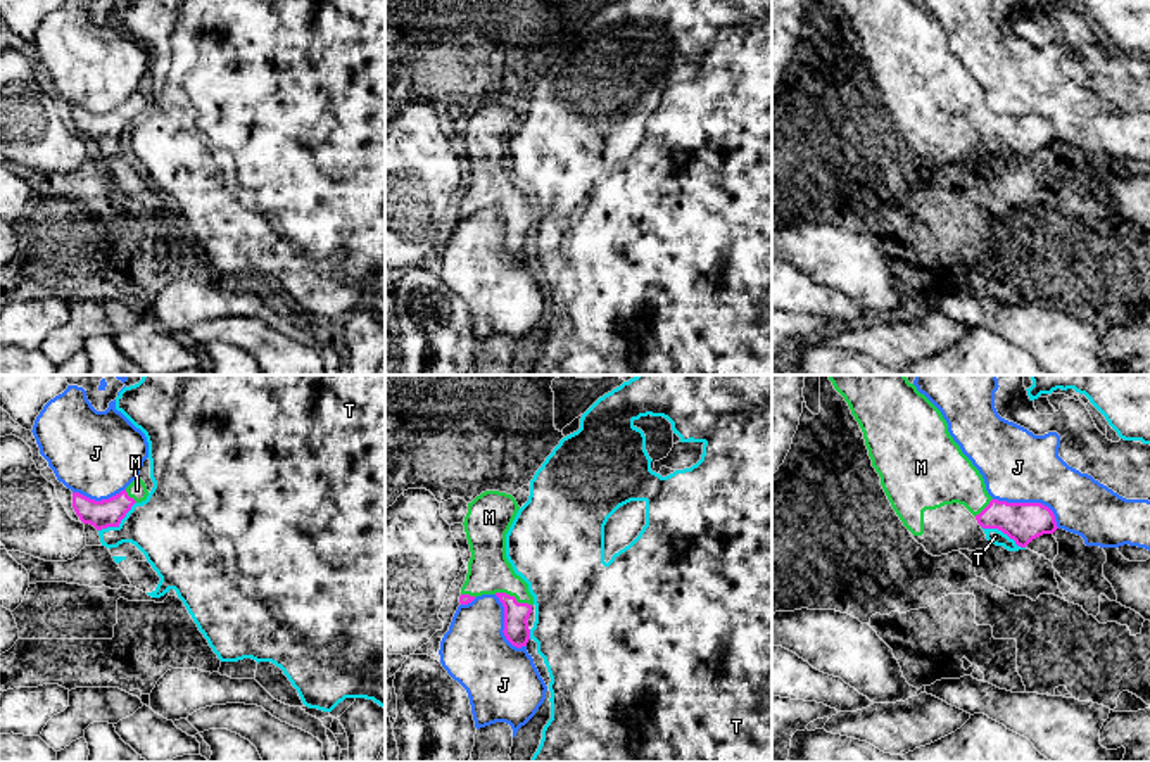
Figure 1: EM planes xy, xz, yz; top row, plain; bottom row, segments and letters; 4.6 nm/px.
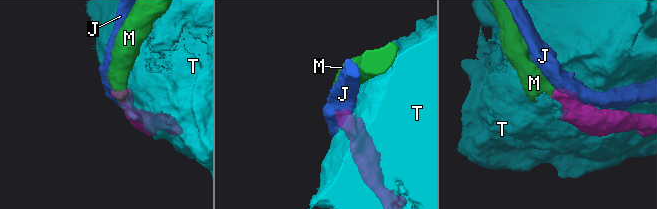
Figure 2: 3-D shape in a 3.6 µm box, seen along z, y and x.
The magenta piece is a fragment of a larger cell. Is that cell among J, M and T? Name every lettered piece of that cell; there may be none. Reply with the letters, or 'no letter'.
M

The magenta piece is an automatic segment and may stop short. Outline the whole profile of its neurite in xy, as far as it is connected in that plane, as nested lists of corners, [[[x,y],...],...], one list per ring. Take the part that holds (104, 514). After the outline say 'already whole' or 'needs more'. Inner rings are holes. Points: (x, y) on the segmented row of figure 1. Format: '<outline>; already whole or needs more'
[[[135,479],[124,491],[102,501],[73,492],[73,508],[83,524],[90,524],[97,530],[102,530],[107,527],[119,527],[131,506],[145,501],[147,496],[148,491],[145,482]]]; needs more

